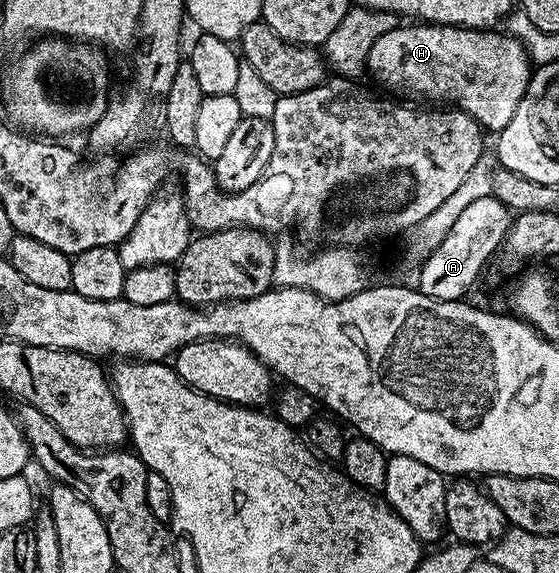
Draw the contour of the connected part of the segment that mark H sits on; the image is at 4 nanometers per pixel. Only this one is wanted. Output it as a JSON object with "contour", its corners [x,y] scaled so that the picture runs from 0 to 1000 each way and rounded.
{"contour":[[[764,38],[741,45],[748,47],[710,44],[687,58],[665,79],[660,122],[676,124],[678,141],[692,145],[705,159],[735,159],[755,173],[771,173],[776,183],[810,183],[839,197],[871,230],[900,229],[909,211],[916,211],[916,197],[923,197],[923,183],[930,183],[948,147],[952,112],[937,77],[891,51],[794,47]]]}

